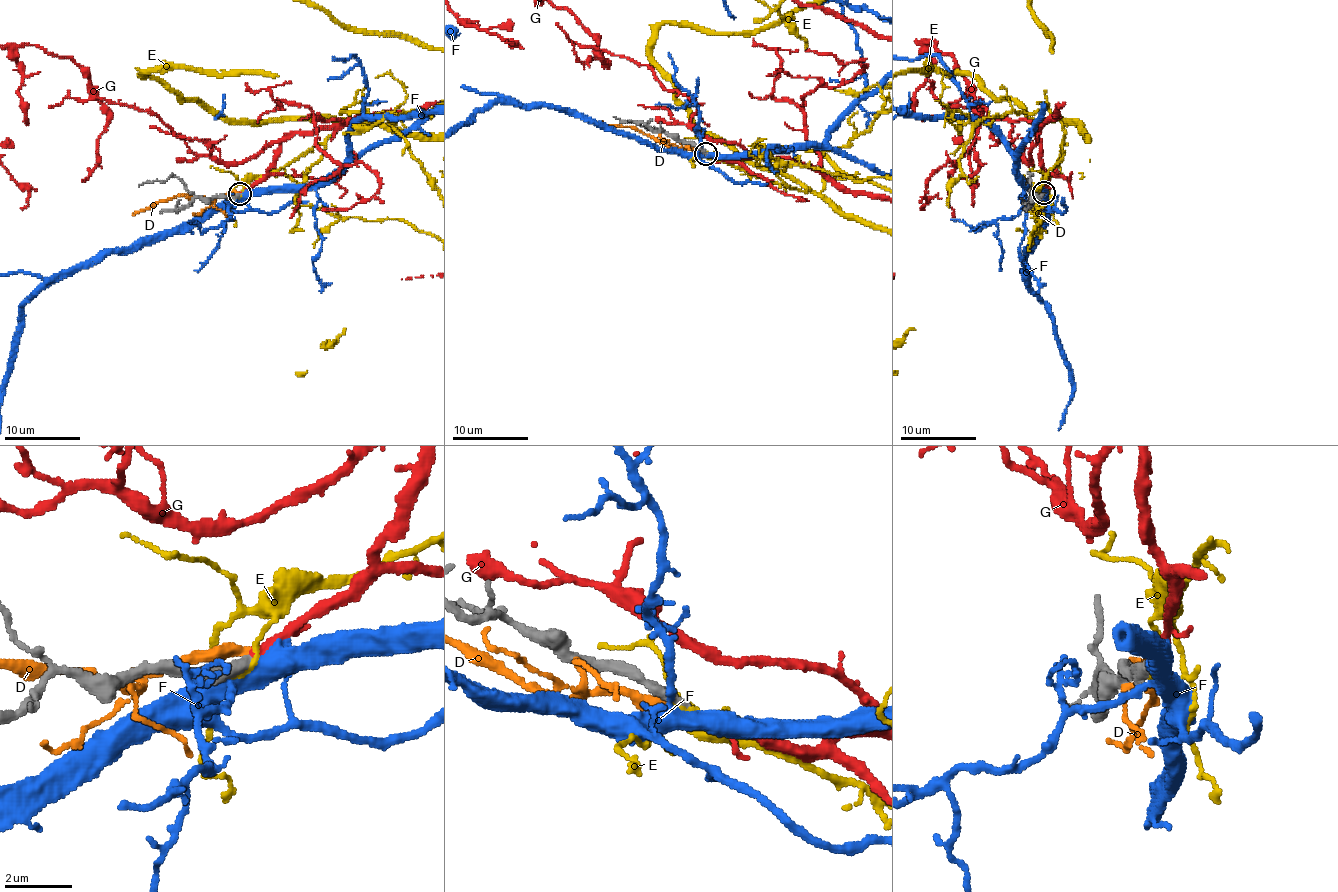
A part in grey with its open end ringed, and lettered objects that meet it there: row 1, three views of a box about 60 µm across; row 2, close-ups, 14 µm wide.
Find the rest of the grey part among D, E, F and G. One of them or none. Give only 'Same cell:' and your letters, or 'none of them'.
Same cell: G

